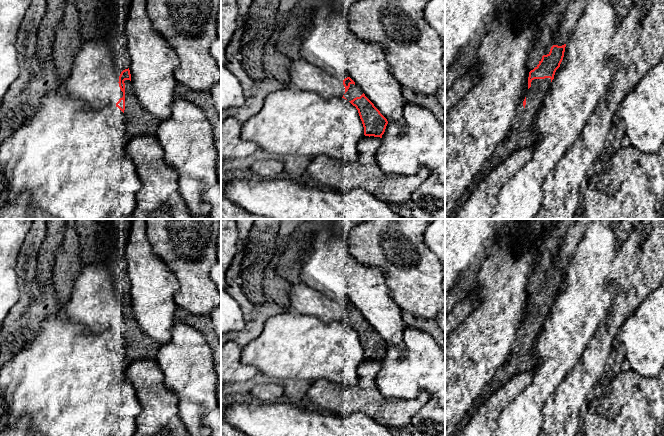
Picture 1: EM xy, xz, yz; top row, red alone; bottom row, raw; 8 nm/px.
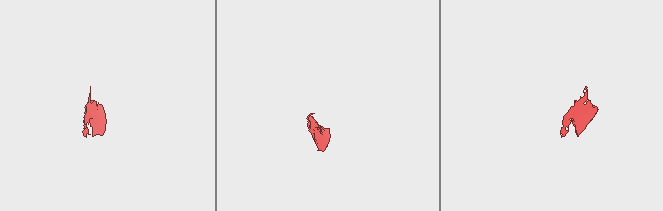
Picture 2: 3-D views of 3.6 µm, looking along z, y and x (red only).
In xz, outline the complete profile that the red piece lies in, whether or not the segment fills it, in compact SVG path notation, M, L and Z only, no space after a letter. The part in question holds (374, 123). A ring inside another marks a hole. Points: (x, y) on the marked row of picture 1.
M350 77L343 80L343 85L345 93L342 98L348 100L358 110L364 127L364 135L382 138L388 124L387 119L355 85L355 82Z

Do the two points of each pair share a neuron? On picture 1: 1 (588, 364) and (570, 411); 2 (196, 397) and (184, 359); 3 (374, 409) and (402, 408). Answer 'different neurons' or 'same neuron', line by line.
1: same neuron
2: same neuron
3: same neuron

